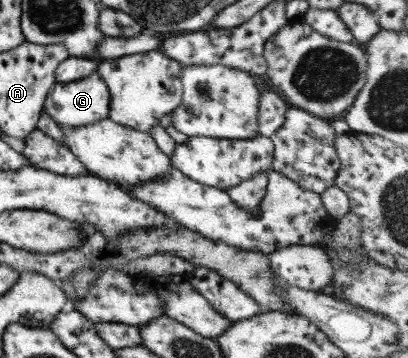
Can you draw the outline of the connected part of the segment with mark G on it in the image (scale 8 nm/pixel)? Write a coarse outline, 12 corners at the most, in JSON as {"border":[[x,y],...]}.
{"border":[[97,71],[56,83],[44,110],[62,128],[108,119],[110,92]]}

